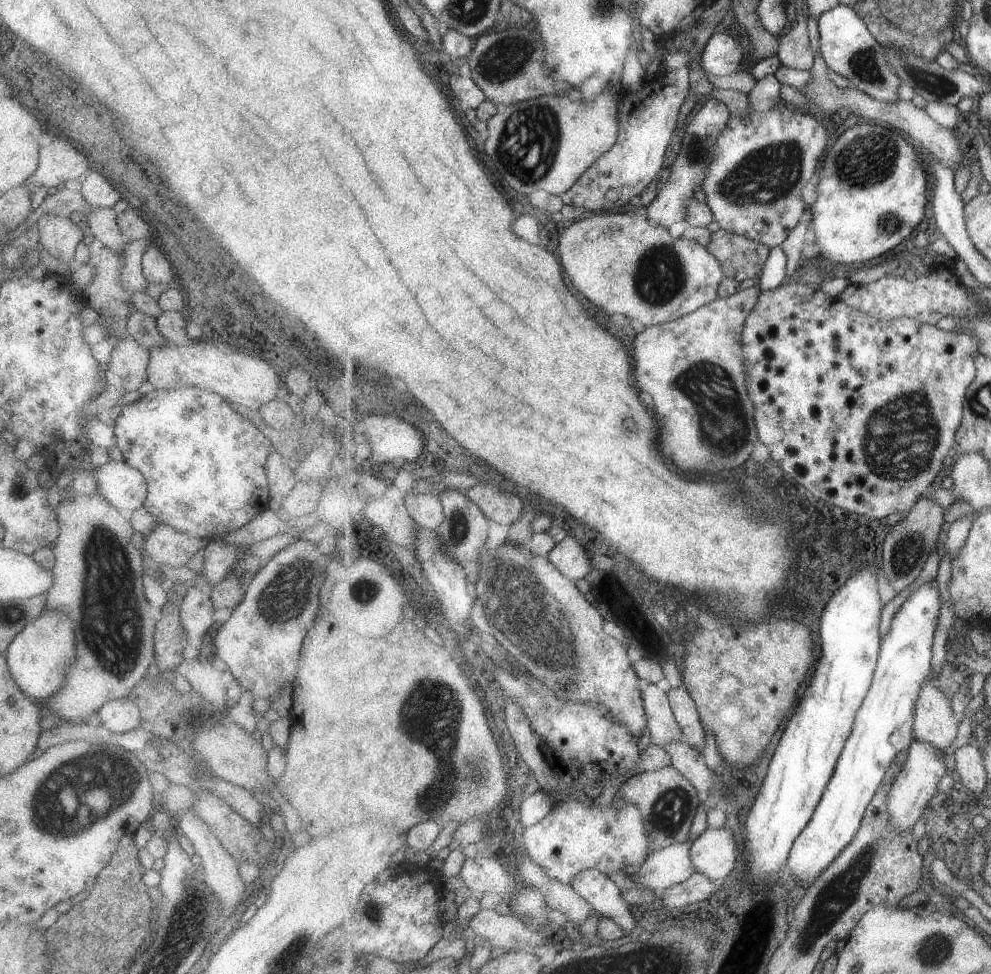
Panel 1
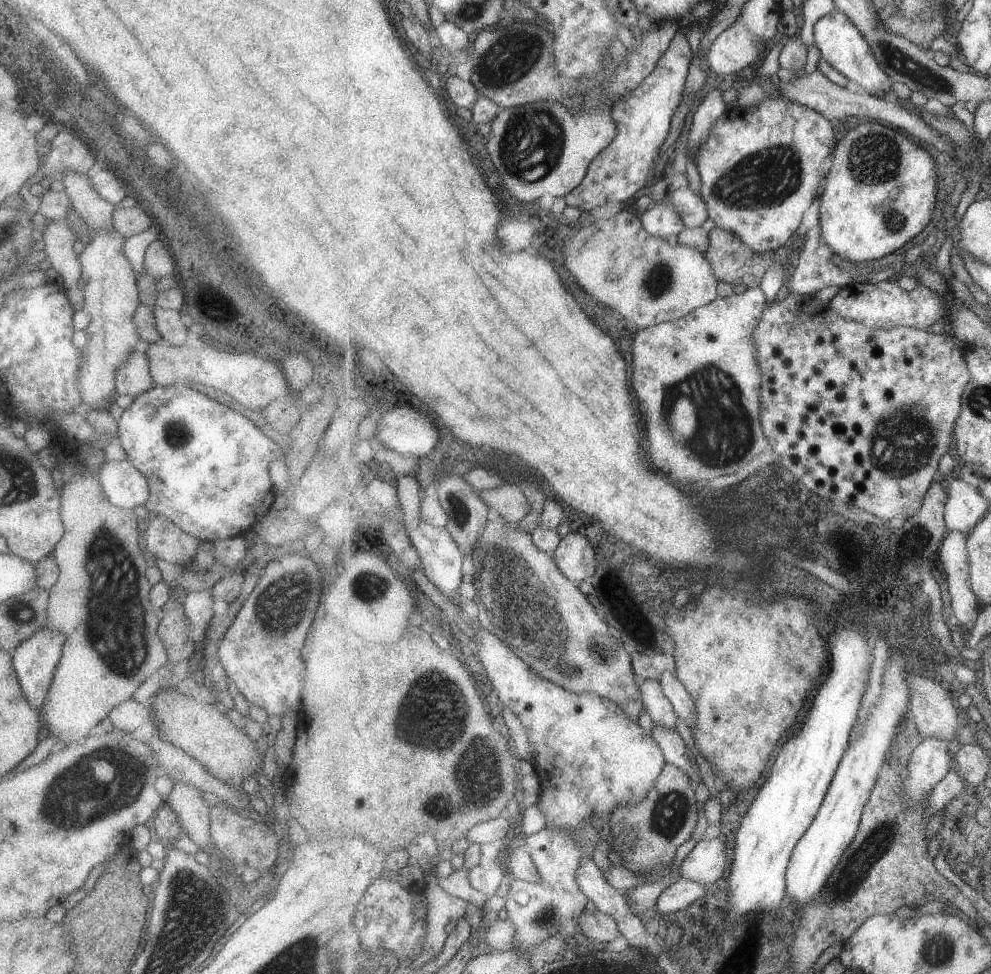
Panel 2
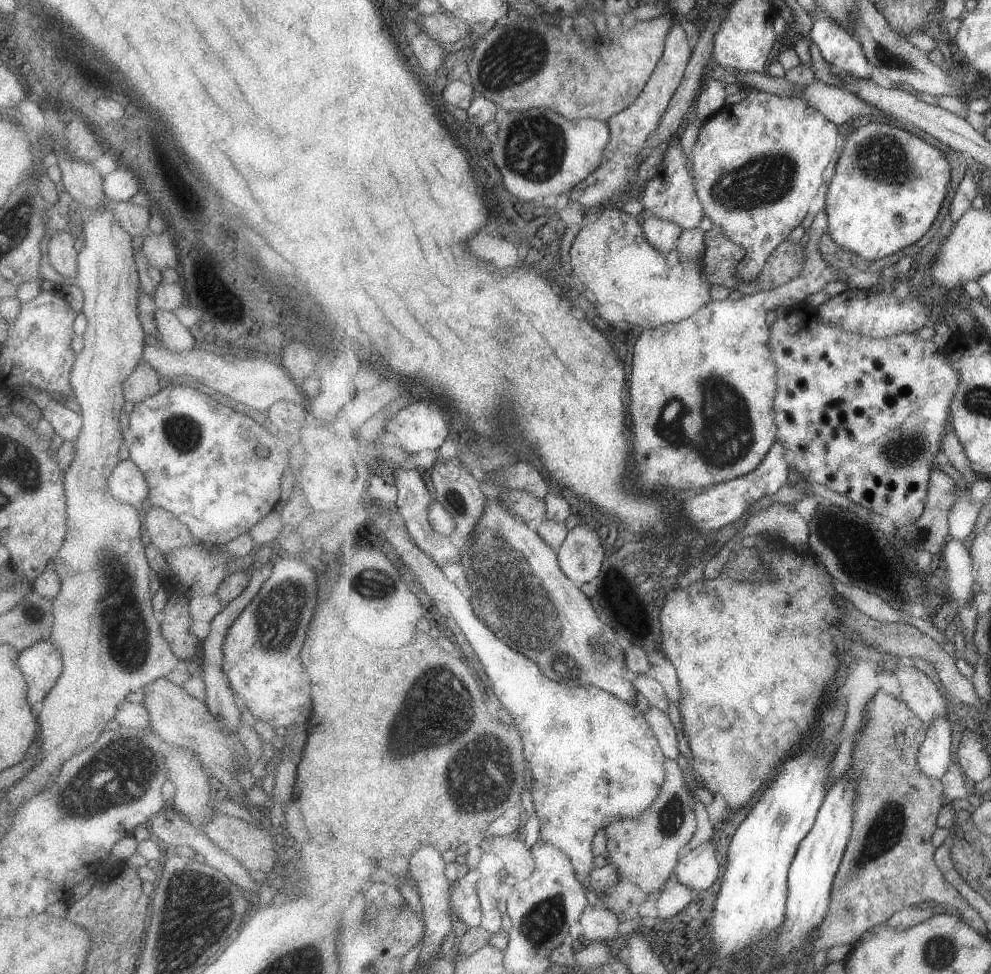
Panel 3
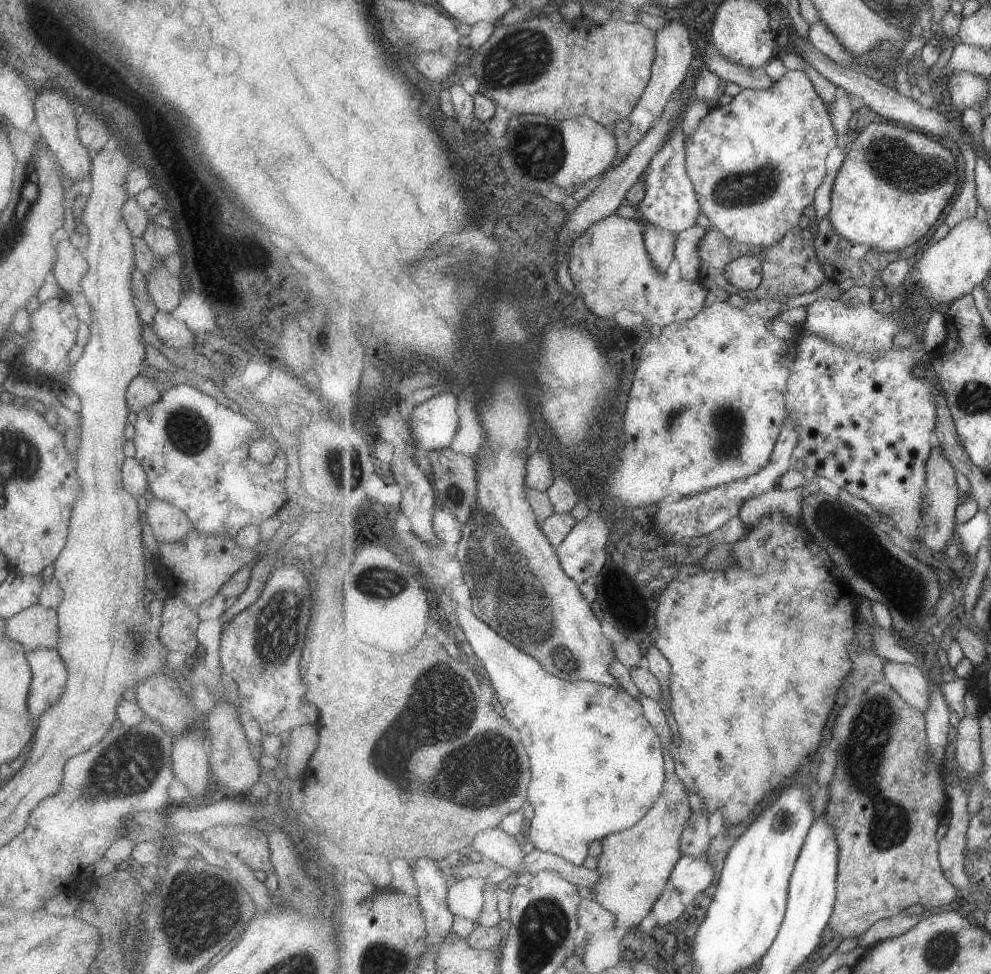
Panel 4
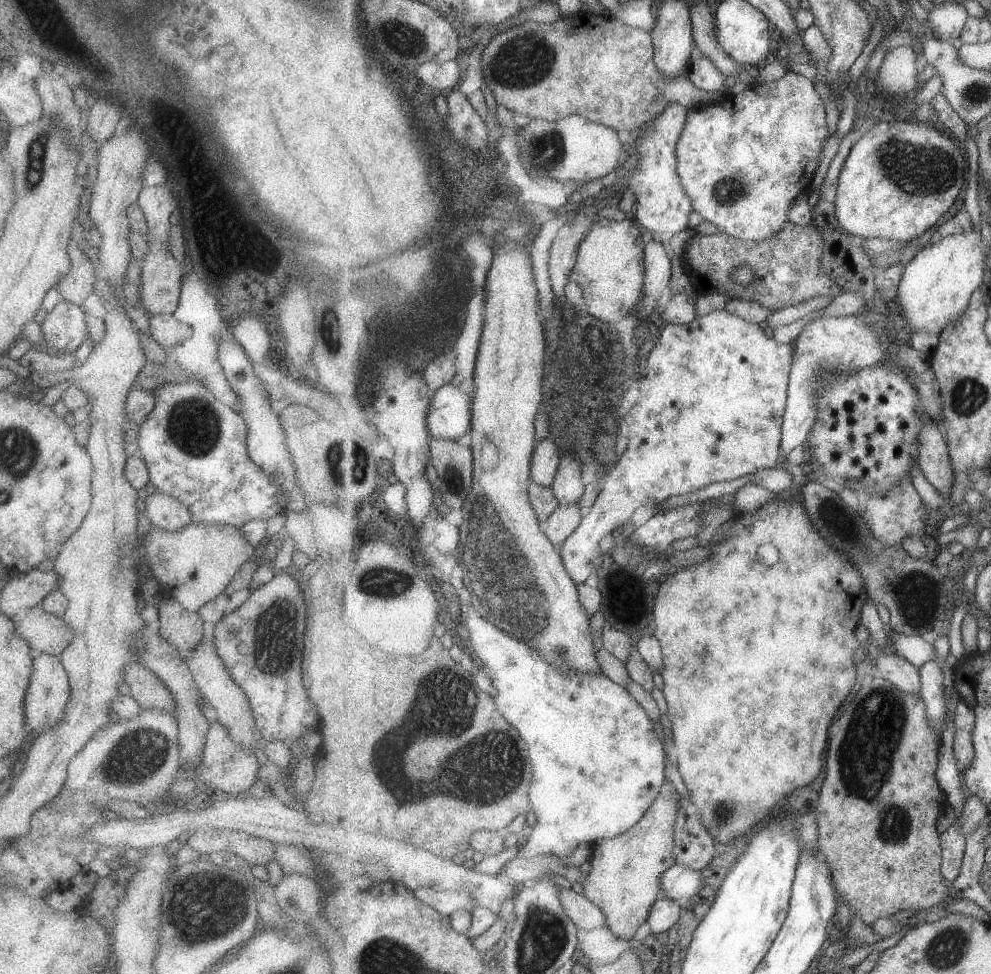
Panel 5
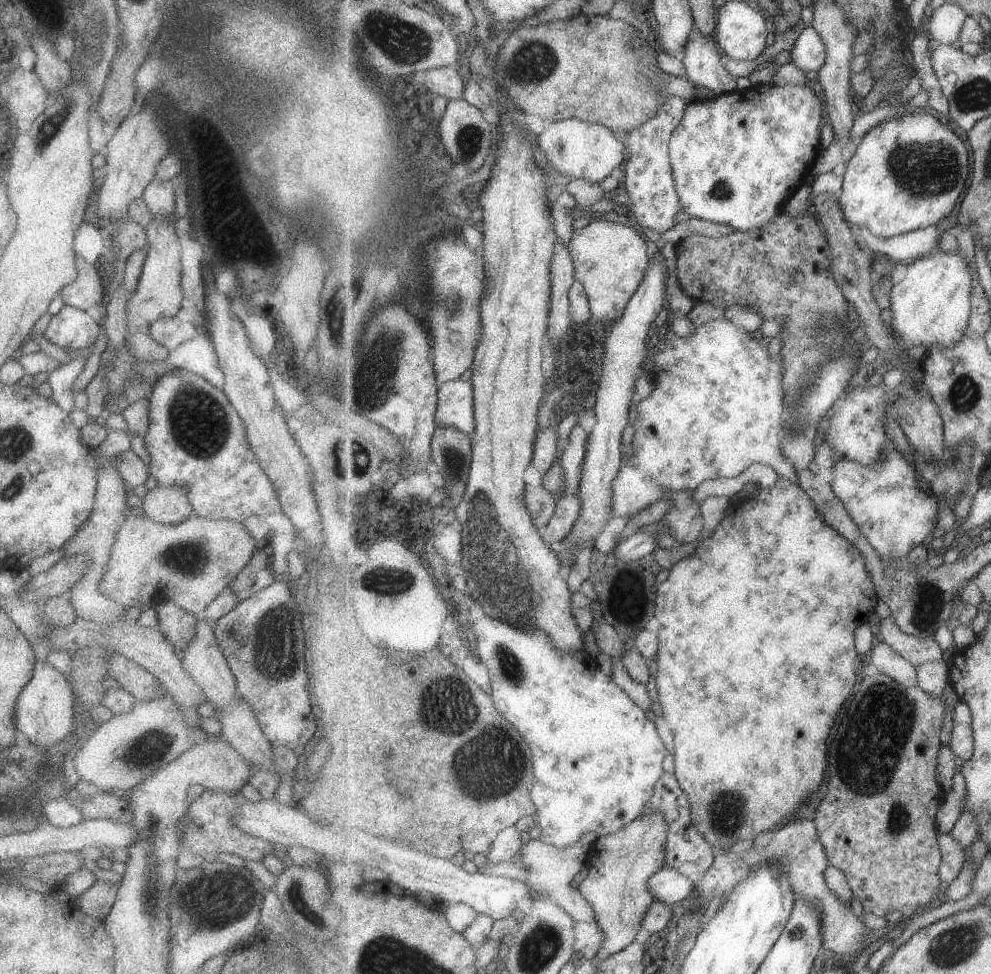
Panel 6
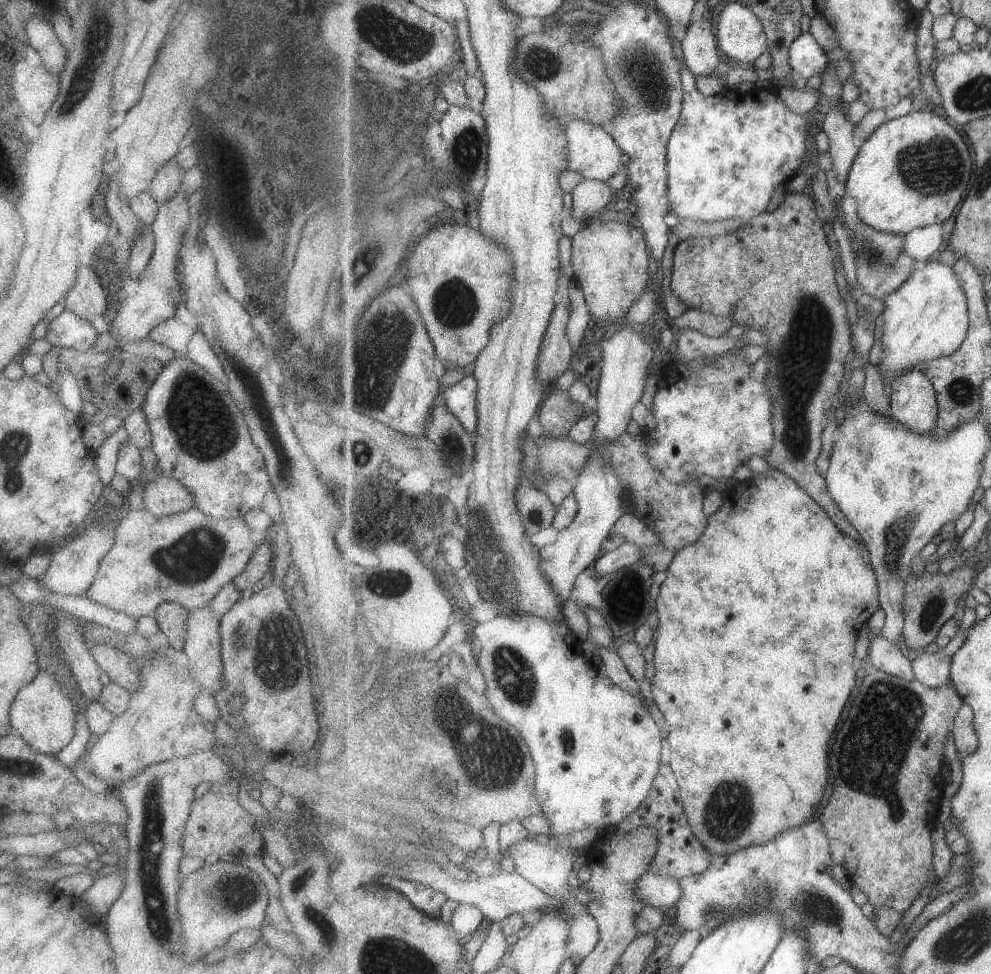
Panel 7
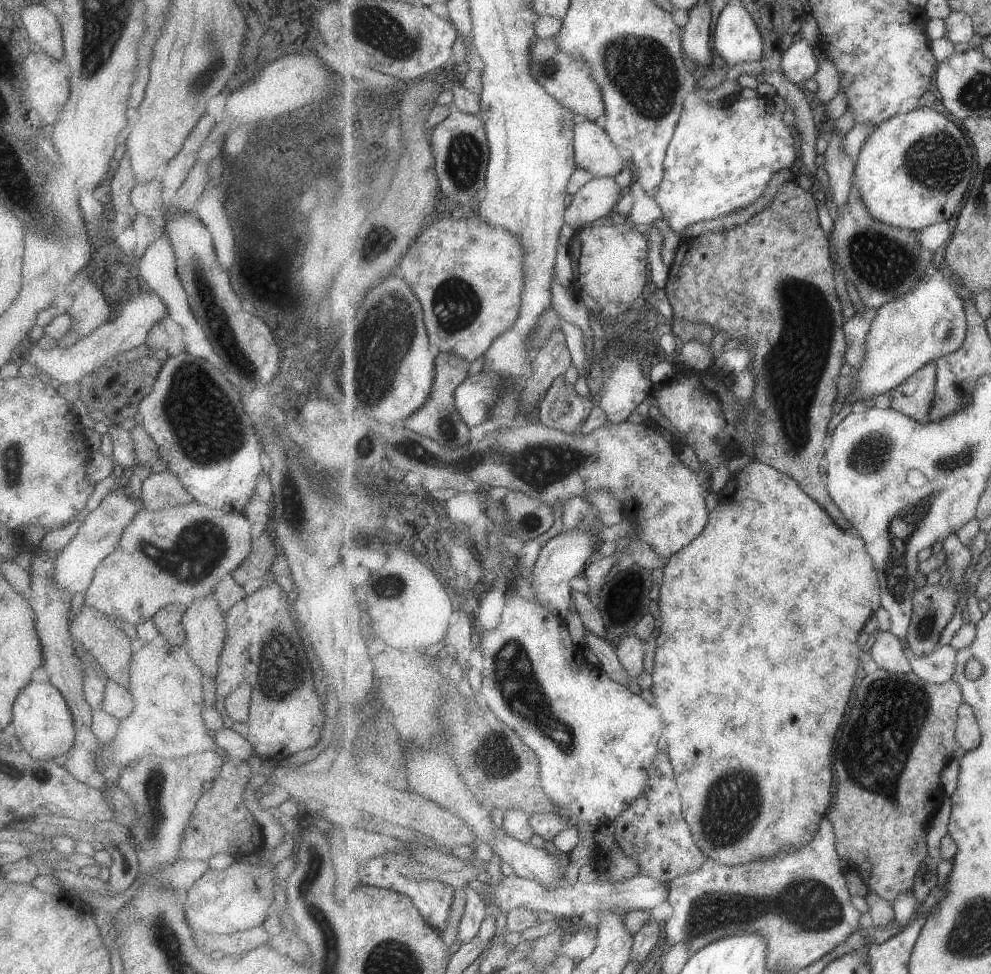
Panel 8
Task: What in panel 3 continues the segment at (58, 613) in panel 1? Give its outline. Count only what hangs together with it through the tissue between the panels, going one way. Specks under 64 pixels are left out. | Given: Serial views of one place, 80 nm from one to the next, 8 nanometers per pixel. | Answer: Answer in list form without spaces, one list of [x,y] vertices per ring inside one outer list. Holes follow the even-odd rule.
[[[39,641],[28,646],[19,652],[18,665],[21,669],[24,681],[26,682],[26,701],[33,706],[37,702],[42,702],[45,695],[52,689],[62,671],[62,658],[60,652],[53,646],[53,643]]]

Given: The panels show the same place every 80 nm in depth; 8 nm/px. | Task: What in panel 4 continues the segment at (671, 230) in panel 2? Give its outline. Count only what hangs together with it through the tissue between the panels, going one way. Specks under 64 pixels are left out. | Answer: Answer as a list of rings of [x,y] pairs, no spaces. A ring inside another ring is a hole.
[[[649,225],[646,236],[646,247],[653,257],[656,268],[665,275],[667,268],[673,264],[675,243],[678,235],[663,230],[660,226]]]

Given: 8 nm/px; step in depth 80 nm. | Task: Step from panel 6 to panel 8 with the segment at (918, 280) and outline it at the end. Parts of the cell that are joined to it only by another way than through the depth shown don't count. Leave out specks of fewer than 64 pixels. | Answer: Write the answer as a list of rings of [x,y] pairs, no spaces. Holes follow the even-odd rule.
[[[933,271],[906,297],[884,304],[873,319],[866,340],[865,360],[860,369],[852,368],[852,390],[844,404],[854,404],[879,394],[888,394],[926,364],[963,346],[968,318],[963,294],[957,294],[943,278],[950,272]]]

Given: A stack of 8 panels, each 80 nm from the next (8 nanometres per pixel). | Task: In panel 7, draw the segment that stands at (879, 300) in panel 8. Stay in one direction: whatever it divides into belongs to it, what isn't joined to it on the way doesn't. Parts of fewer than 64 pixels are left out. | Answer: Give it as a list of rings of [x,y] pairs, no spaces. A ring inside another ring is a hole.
[[[863,224],[865,229],[857,232],[846,228],[850,246],[856,256],[857,282],[862,285],[862,292],[883,301],[910,279],[919,266],[918,260],[911,258],[903,248],[907,235],[881,232],[879,229]]]

